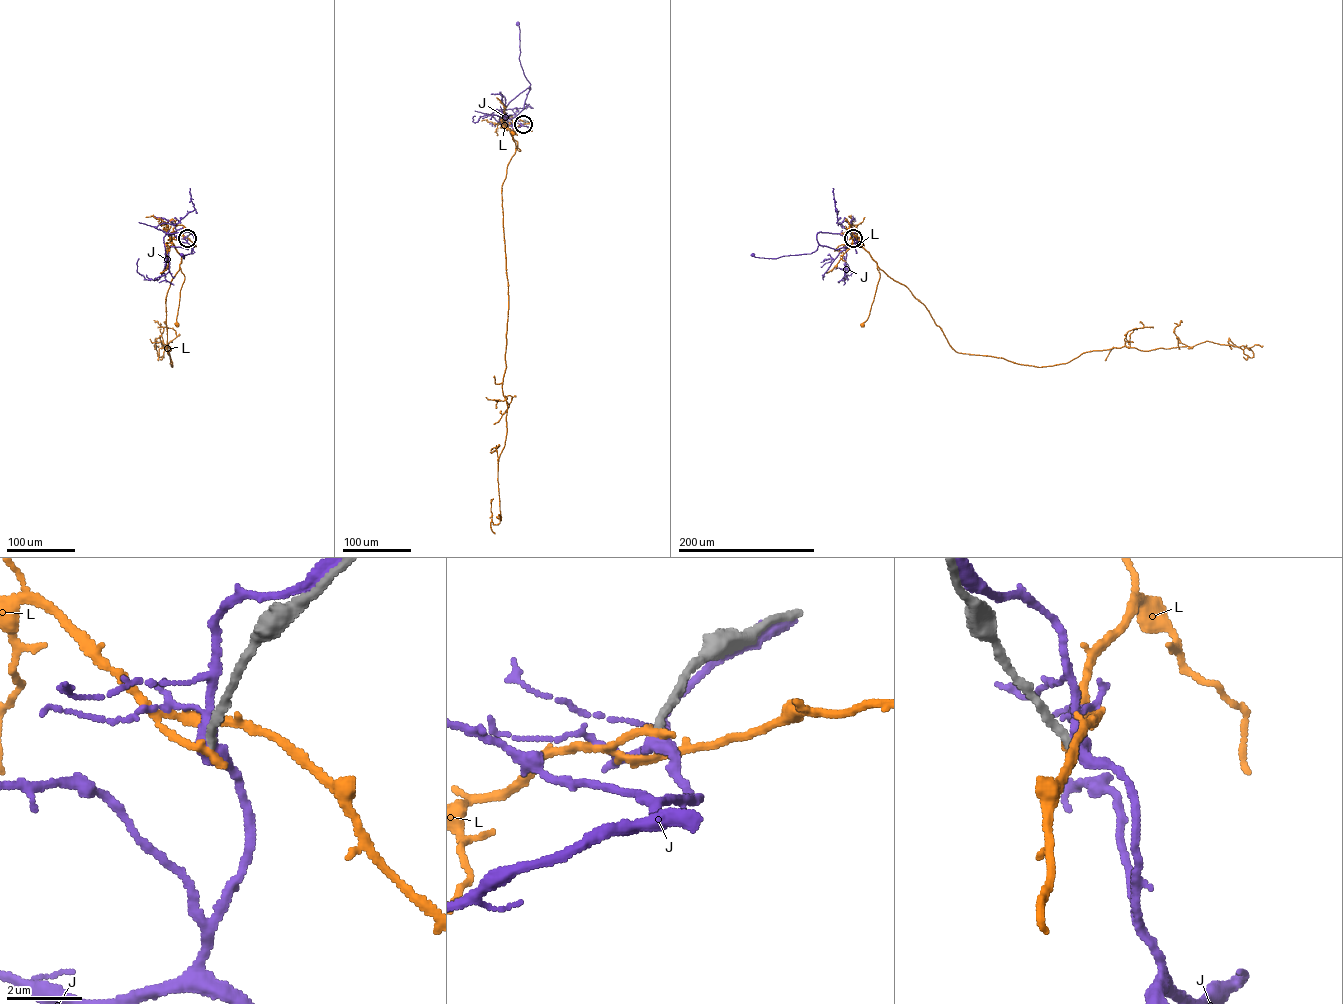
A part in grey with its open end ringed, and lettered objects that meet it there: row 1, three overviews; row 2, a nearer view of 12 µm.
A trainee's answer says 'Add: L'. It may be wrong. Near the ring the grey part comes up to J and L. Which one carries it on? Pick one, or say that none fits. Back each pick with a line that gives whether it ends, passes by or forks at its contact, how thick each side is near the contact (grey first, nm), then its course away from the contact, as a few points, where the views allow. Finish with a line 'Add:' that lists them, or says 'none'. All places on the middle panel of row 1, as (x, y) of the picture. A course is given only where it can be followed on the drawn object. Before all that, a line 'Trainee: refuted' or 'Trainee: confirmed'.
Trainee: refuted
Add: none

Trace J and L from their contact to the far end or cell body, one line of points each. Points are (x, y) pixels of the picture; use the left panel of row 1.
J: (187, 238), (183, 242), (163, 231), (190, 232), (193, 236), (194, 252), (183, 255), (184, 258), (181, 254)
L: (187, 238), (183, 235), (171, 239), (181, 256), (180, 267), (184, 278), (180, 292), (177, 324)

